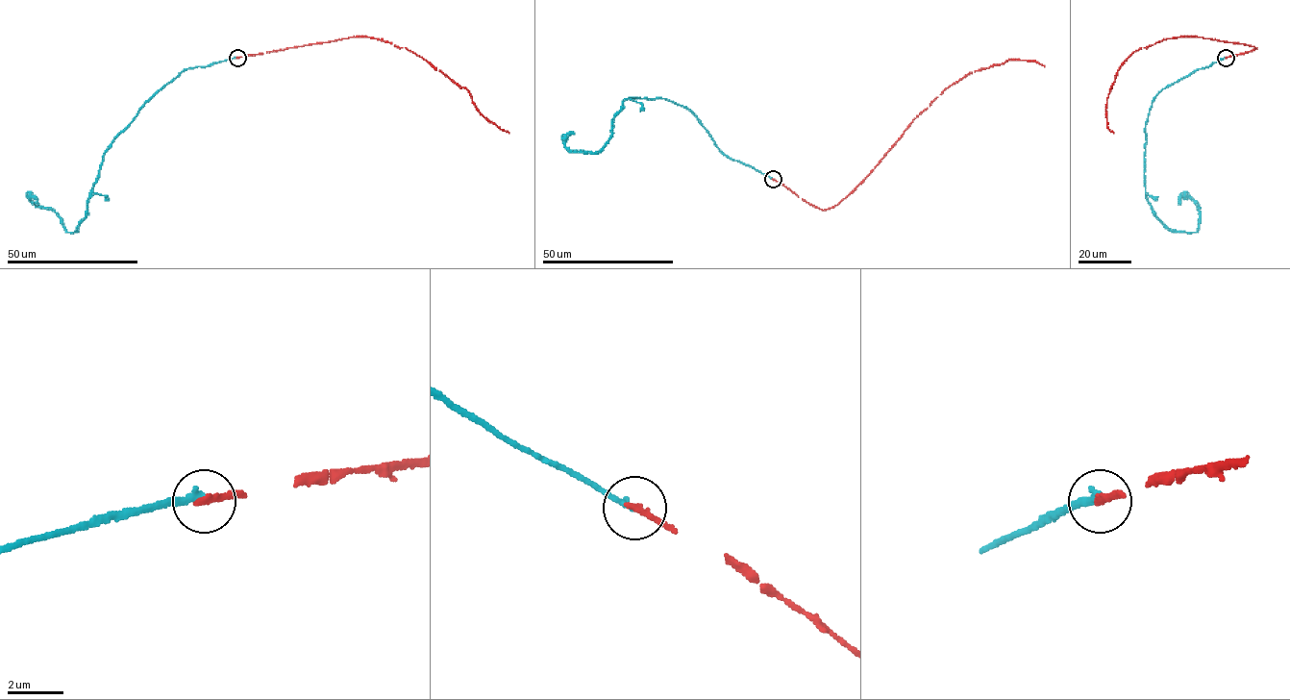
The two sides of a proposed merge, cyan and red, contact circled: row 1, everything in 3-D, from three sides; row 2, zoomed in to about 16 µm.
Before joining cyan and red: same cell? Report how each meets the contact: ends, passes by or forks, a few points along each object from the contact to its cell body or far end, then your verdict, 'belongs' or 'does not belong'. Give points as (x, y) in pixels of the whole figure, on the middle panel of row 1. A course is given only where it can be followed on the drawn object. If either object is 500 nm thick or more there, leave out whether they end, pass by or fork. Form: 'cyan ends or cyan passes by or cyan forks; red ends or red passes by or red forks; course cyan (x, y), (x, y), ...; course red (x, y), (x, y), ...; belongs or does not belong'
cyan ends; red ends; course cyan (773, 179), (730, 159), (687, 109), (662, 98), (626, 99), (600, 151), (571, 152), (565, 146), (571, 132); course red (773, 179), (817, 208), (833, 208), (949, 87), (969, 73), (1007, 60), (1034, 61), (1045, 66); does not belong

